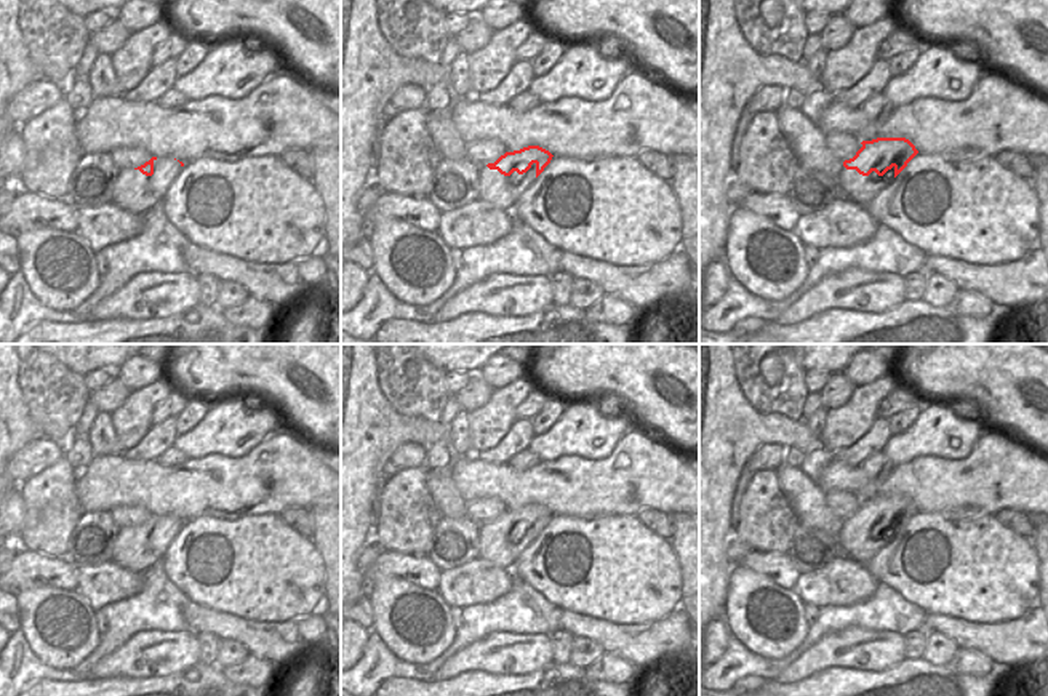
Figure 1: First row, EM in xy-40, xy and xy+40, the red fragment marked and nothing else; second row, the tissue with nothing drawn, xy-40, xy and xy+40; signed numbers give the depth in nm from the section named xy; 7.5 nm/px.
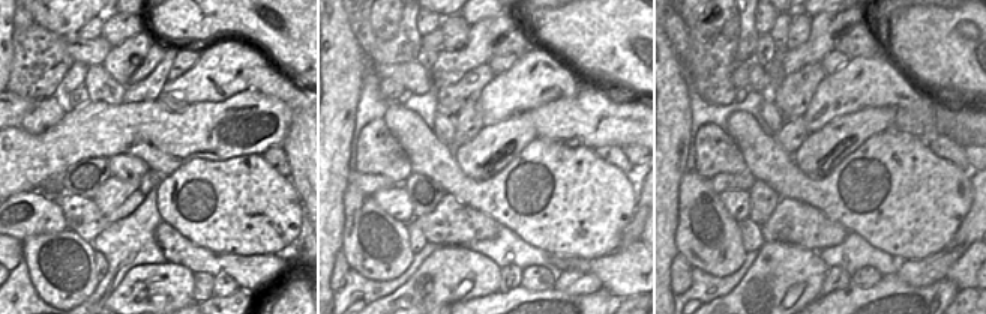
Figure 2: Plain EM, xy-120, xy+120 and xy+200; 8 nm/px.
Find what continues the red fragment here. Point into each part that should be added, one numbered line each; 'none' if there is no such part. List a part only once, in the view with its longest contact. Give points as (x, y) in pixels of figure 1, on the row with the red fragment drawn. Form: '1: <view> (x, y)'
1: xy (501, 191)

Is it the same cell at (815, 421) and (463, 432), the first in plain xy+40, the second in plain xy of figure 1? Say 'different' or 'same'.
same

